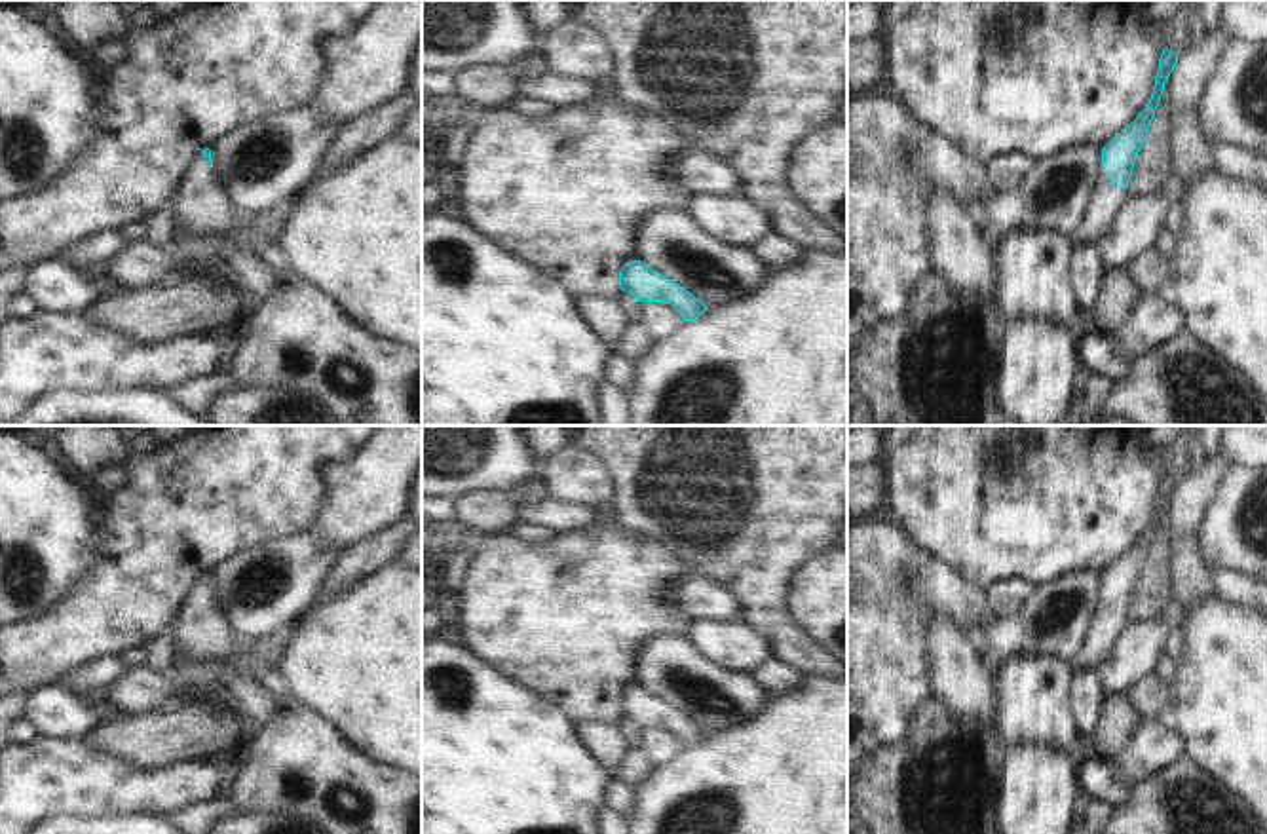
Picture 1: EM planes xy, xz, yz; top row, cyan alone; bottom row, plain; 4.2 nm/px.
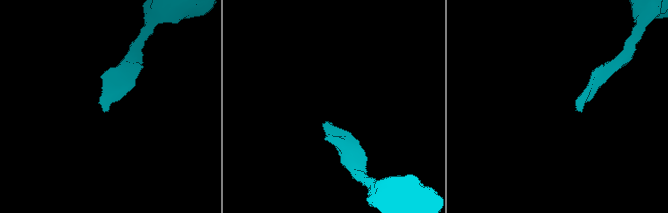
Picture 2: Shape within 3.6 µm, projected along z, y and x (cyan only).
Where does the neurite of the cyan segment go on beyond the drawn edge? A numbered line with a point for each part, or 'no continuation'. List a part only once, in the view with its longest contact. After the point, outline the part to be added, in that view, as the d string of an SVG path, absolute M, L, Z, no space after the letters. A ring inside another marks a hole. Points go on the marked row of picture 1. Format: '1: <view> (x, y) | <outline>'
1: yz (1106, 200) | M1102 167L1090 198L1090 203L1079 222L1077 230L1069 236L1071 245L1079 241L1098 243L1106 232L1113 226L1113 218L1128 198L1125 188L1115 186Z

